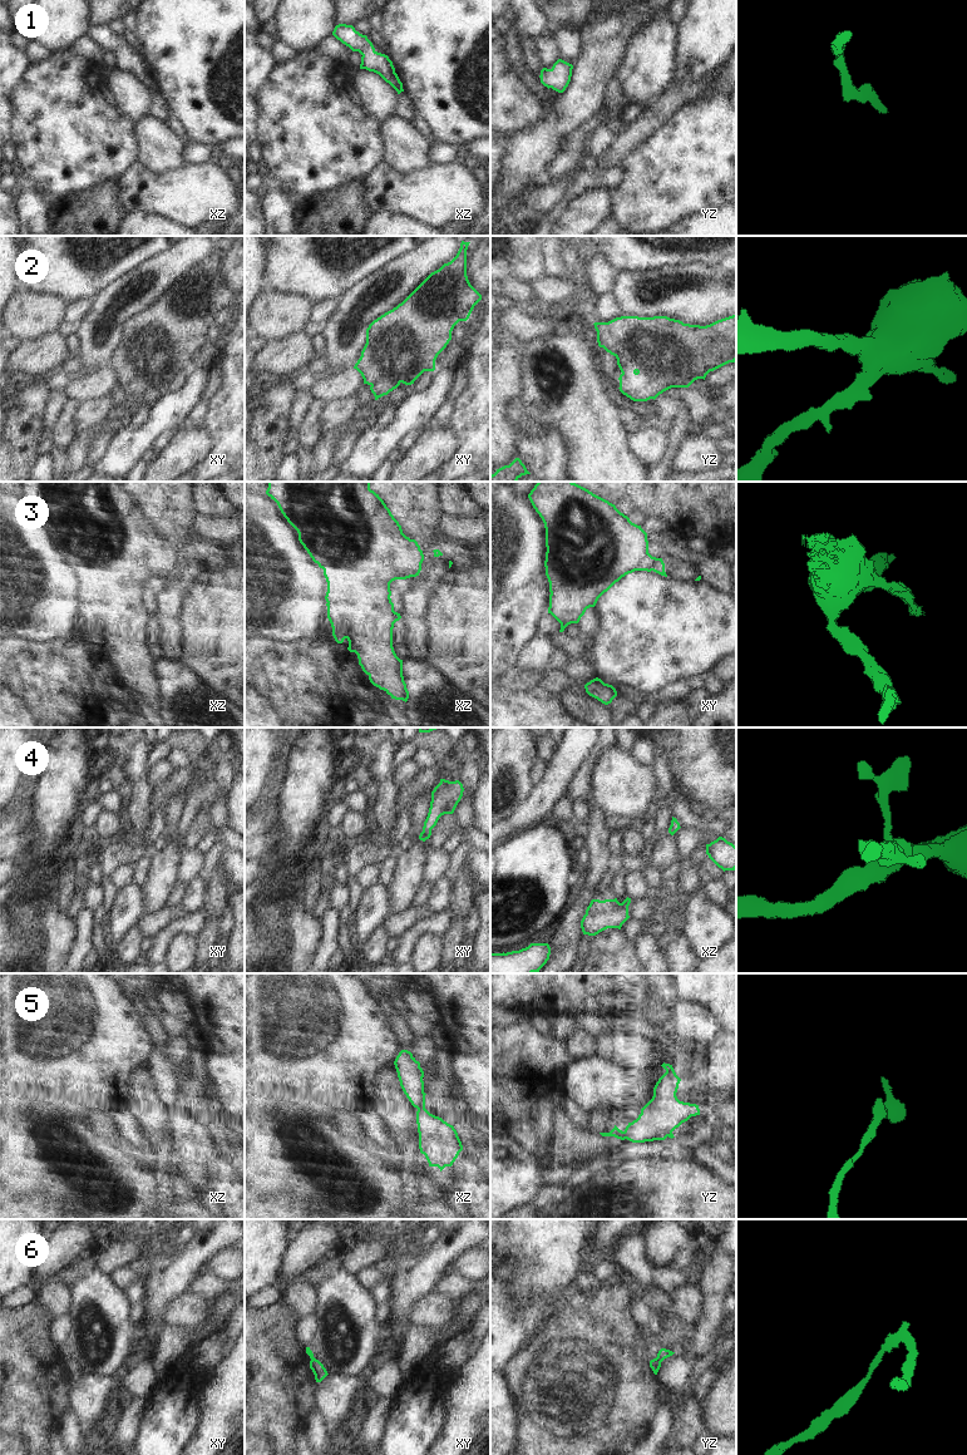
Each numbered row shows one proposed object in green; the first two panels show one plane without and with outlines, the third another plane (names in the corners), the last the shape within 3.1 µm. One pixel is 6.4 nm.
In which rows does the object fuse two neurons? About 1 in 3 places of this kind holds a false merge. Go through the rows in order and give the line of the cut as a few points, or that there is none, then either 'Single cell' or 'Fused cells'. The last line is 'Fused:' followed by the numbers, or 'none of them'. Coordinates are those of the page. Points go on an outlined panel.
1: No split. Single cell
2: No split. Single cell
3: Split along xy (659, 558), (652, 570). Fused cells
4: No split. Single cell
5: No split. Single cell
6: No split. Single cell
Fused: 3.

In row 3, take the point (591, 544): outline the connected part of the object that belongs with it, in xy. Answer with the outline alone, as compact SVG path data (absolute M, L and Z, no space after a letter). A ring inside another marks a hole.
M538 482L528 498L546 528L544 567L551 592L548 613L561 623L559 632L571 623L578 623L586 610L594 607L598 598L626 574L653 571L658 558L648 553L647 533L608 500L573 482Z

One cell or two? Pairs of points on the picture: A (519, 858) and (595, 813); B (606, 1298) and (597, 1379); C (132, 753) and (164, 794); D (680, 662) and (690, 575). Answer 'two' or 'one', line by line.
A: two
B: one
C: two
D: two

